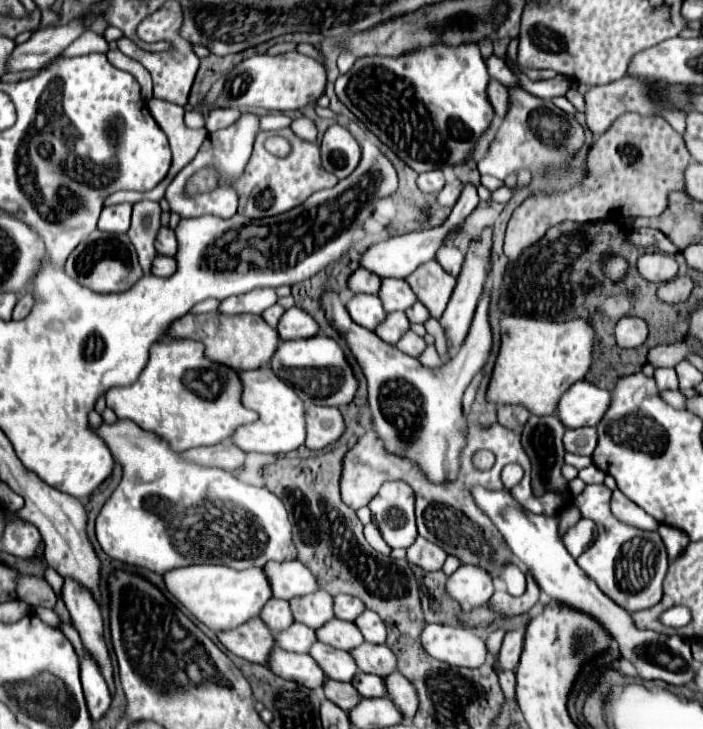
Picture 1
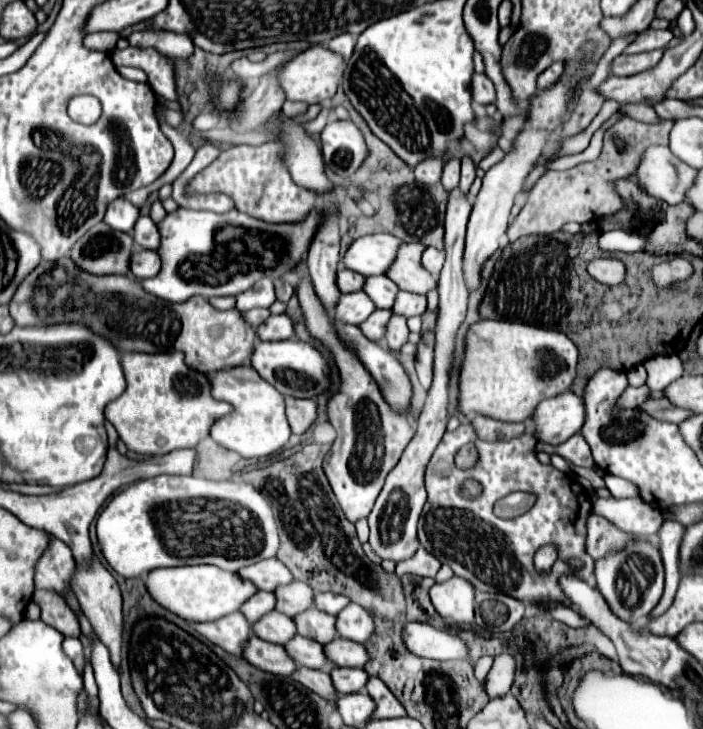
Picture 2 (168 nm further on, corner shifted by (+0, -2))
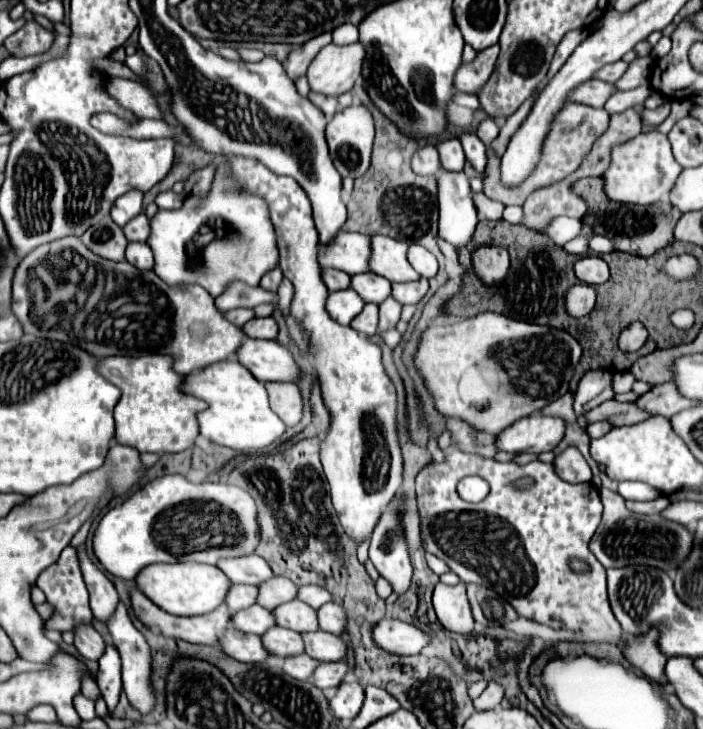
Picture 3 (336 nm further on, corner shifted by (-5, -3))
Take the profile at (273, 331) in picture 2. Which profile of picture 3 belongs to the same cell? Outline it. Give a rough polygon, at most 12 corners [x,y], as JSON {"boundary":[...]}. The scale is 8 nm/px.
{"boundary":[[252,318],[242,326],[248,338],[274,340],[278,326],[272,318]]}

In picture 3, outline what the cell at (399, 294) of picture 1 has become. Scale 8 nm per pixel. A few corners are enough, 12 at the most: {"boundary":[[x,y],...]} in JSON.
{"boundary":[[374,272],[352,276],[350,288],[364,302],[380,304],[392,292]]}

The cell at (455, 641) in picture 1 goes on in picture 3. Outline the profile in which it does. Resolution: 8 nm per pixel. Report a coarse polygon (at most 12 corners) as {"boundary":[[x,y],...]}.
{"boundary":[[382,618],[372,640],[388,654],[420,654],[428,634]]}

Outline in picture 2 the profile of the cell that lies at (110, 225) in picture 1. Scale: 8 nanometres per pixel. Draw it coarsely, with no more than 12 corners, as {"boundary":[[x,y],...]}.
{"boundary":[[119,197],[107,207],[103,221],[131,233],[139,209]]}

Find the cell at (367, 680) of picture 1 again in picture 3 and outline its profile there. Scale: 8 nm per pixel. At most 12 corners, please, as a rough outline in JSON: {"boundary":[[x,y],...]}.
{"boundary":[[322,662],[316,668],[314,682],[318,688],[342,684],[348,672],[346,662]]}

